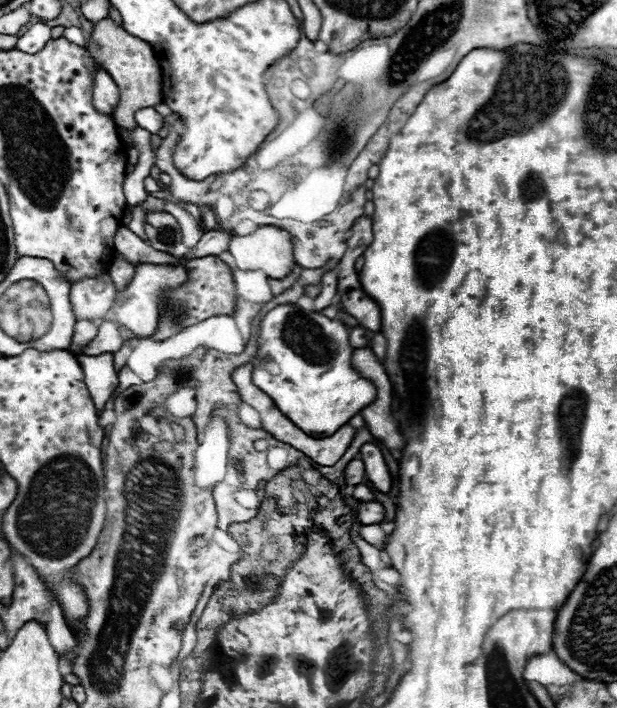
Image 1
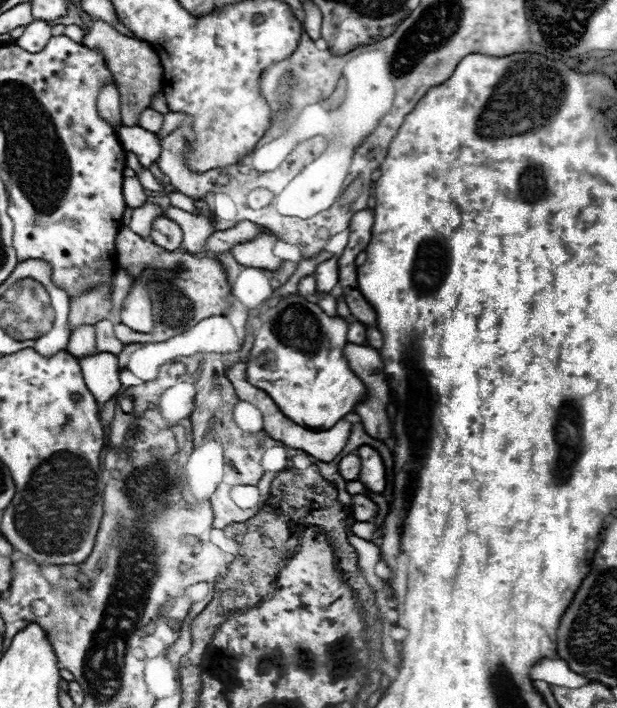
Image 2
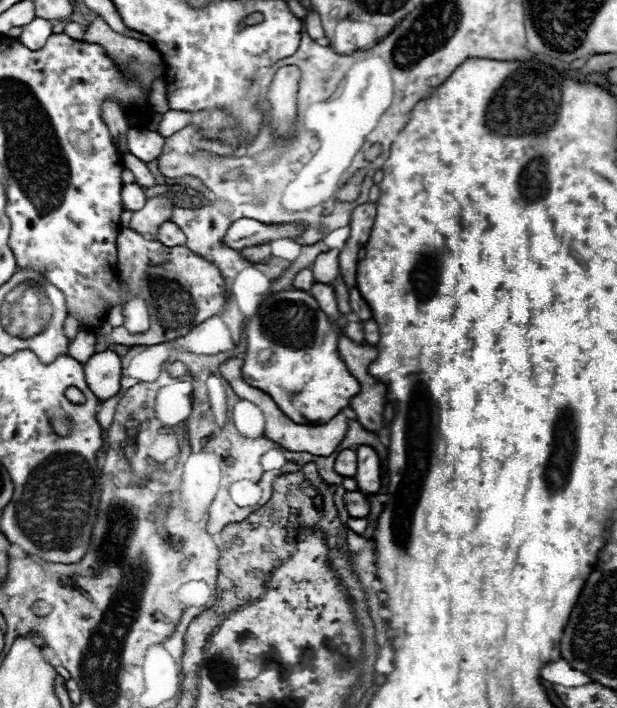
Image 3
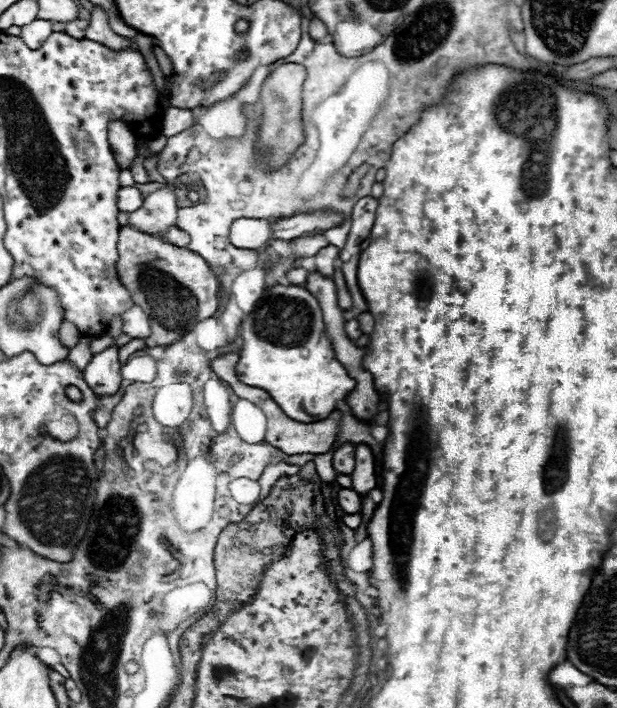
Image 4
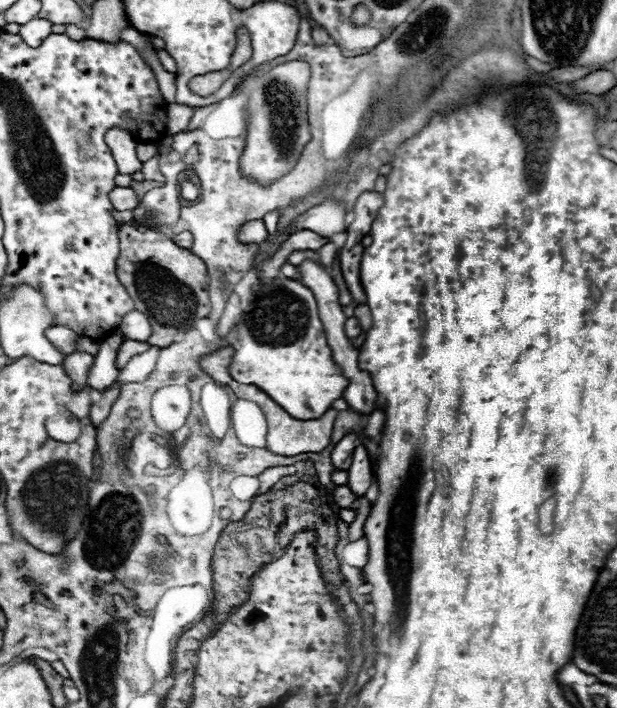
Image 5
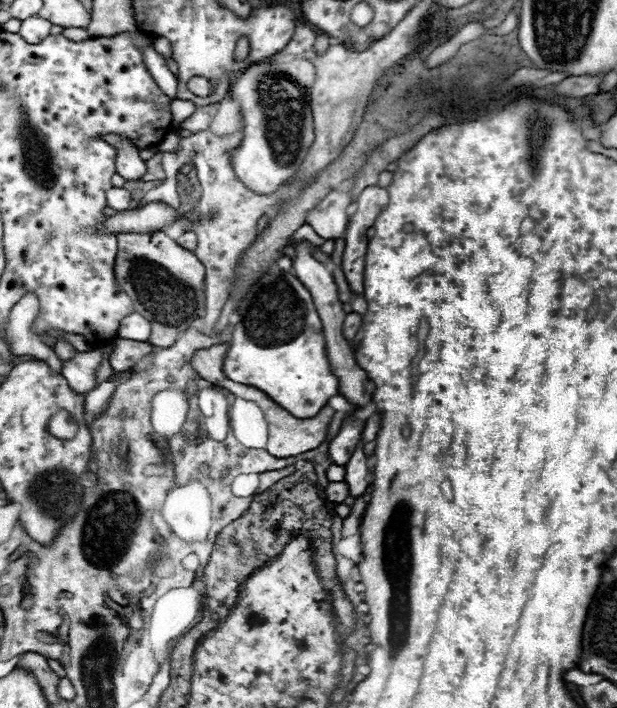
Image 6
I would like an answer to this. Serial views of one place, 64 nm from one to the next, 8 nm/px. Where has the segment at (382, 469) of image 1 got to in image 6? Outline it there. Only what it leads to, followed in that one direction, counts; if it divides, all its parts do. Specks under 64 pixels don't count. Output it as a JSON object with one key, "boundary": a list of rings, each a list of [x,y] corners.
{"boundary":[[[356,448],[356,452],[350,456],[350,462],[344,468],[346,468],[344,482],[348,484],[350,496],[354,496],[354,498],[362,496],[370,484],[370,470],[366,466],[364,452],[360,448]]]}

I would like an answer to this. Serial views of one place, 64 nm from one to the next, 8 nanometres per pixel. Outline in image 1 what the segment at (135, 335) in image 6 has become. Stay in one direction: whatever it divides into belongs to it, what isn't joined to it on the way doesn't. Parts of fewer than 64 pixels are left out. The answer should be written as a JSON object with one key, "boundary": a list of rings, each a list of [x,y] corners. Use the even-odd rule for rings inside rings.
{"boundary":[[[140,264],[136,268],[136,274],[132,282],[126,286],[126,290],[116,296],[112,312],[120,326],[126,326],[136,336],[152,336],[158,328],[158,298],[164,290],[178,288],[182,282],[186,282],[186,270],[184,266],[162,266],[162,264]],[[162,274],[162,280],[156,276]]]}

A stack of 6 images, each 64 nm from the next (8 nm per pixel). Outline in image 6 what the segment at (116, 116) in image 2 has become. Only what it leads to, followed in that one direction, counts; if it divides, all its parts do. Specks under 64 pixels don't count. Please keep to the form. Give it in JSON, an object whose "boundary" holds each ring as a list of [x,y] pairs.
{"boundary":[[[107,134],[101,137],[102,140],[118,146],[118,156],[116,156],[116,172],[124,180],[140,180],[146,174],[146,162],[140,158],[138,148],[118,136]]]}

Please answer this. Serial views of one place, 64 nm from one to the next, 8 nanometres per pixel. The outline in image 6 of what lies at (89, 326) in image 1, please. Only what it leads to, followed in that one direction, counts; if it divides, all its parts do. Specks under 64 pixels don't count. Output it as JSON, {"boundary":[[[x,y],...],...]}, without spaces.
{"boundary":[[[102,350],[78,352],[70,362],[64,362],[62,376],[68,380],[70,390],[76,394],[86,394],[96,386],[96,370],[102,362]]]}

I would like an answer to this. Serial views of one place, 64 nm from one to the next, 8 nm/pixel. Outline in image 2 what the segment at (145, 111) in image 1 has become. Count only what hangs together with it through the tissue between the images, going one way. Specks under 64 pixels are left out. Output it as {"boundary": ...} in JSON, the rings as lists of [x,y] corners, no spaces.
{"boundary":[[[146,108],[142,114],[140,114],[140,122],[138,122],[144,130],[148,132],[158,132],[162,128],[162,114],[152,110],[152,108]]]}

